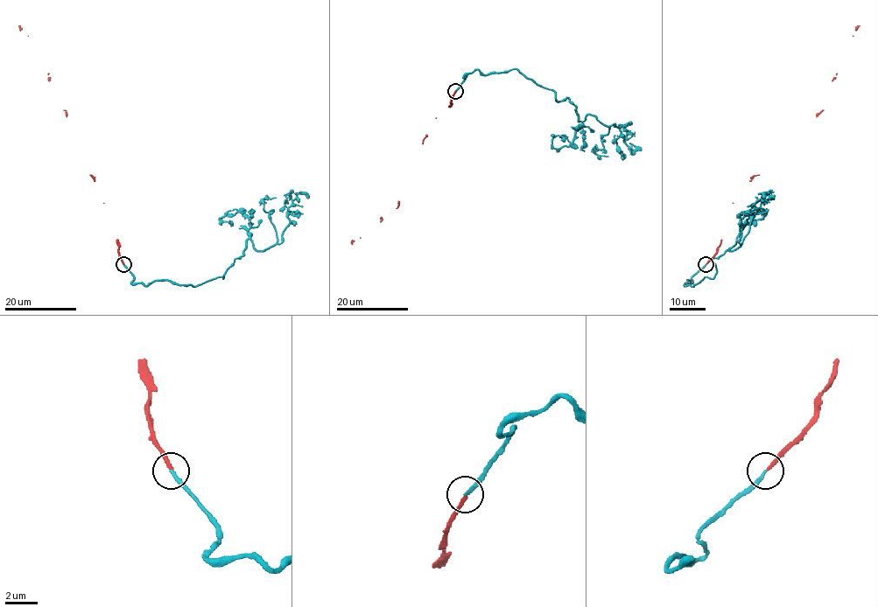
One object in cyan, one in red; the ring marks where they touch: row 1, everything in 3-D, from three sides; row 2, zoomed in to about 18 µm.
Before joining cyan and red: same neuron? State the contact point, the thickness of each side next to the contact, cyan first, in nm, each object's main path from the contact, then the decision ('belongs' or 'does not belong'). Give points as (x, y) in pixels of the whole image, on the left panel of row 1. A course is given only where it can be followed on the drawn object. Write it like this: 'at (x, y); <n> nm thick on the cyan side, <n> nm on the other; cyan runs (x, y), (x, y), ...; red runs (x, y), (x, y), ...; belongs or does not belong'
at (123, 264); 200 nm thick on the cyan side, 200 nm on the other; cyan runs (123, 264), (131, 282), (147, 286), (222, 278), (249, 239), (257, 251), (282, 241), (297, 194); red runs (123, 264), (94, 179), (48, 80), (48, 73), (19, 25); belongs

